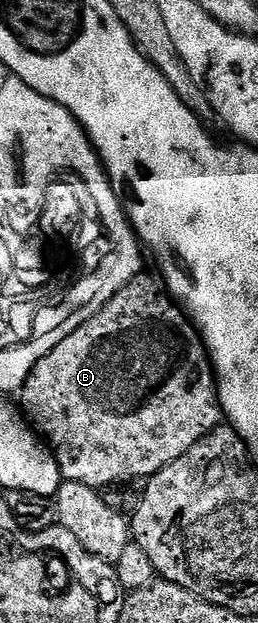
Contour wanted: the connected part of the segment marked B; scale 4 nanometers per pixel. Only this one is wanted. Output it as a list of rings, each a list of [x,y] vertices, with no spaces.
[[[148,276],[138,277],[136,283],[118,293],[111,302],[86,322],[75,324],[72,335],[68,335],[68,339],[59,343],[51,353],[44,355],[44,359],[36,363],[36,367],[22,384],[20,408],[31,426],[44,438],[49,452],[53,453],[58,460],[63,481],[84,483],[88,487],[101,491],[106,485],[133,482],[135,480],[133,477],[149,479],[164,467],[168,467],[168,463],[180,459],[180,455],[192,451],[196,443],[206,440],[211,431],[223,424],[224,414],[222,404],[218,402],[218,383],[214,375],[214,362],[206,349],[201,333],[195,329],[194,322],[187,317],[185,308],[170,296],[165,284],[158,279],[153,281]]]

